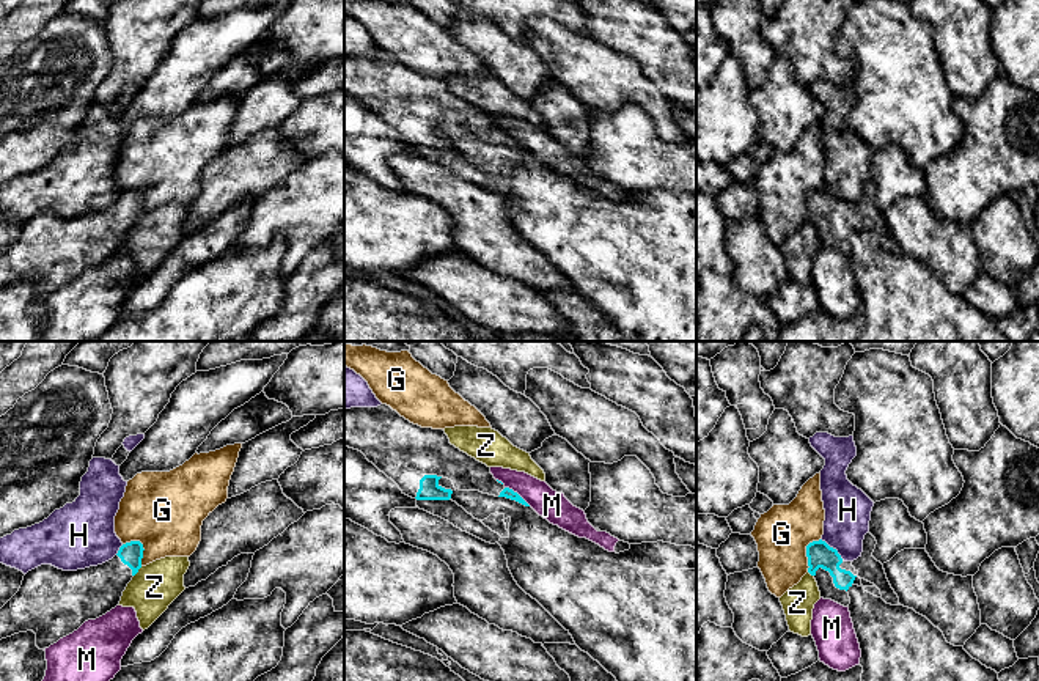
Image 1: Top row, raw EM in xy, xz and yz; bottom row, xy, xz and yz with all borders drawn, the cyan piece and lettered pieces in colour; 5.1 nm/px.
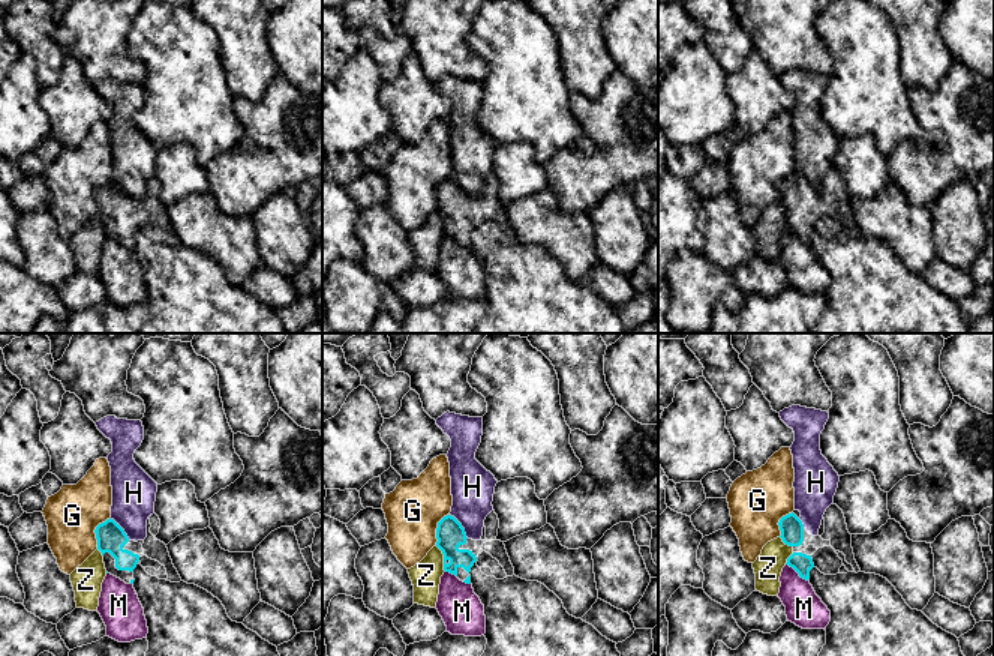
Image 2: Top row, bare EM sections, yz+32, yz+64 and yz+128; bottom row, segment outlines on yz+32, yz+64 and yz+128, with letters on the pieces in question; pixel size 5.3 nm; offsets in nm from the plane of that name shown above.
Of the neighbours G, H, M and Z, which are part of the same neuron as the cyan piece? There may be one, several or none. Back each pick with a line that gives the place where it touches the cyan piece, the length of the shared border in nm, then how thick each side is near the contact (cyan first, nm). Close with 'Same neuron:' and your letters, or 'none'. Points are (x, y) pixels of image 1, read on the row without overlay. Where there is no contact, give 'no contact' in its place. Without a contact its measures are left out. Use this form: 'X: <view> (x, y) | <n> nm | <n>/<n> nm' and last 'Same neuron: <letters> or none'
Same neuron: none

